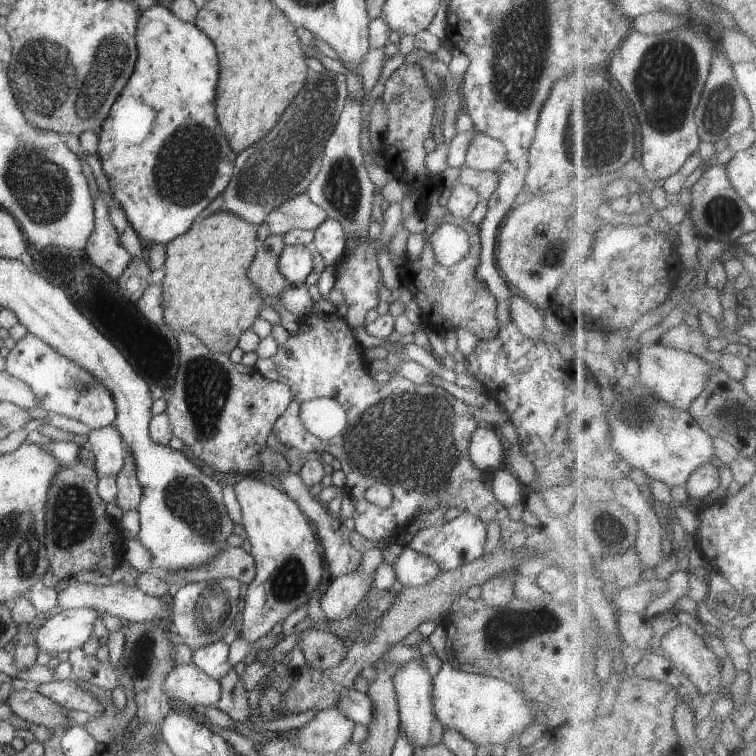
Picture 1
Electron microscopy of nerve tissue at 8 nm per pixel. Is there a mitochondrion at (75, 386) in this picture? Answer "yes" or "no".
yes

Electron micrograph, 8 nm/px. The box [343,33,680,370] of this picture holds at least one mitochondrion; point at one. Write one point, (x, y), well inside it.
(596, 139)

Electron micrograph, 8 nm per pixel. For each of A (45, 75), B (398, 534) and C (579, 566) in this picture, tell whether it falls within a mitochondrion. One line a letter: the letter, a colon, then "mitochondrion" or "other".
A: mitochondrion
B: other
C: other

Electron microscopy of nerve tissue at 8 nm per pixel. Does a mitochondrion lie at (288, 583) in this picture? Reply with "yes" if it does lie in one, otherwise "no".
yes

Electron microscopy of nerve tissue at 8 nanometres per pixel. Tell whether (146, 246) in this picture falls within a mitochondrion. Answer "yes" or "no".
no

